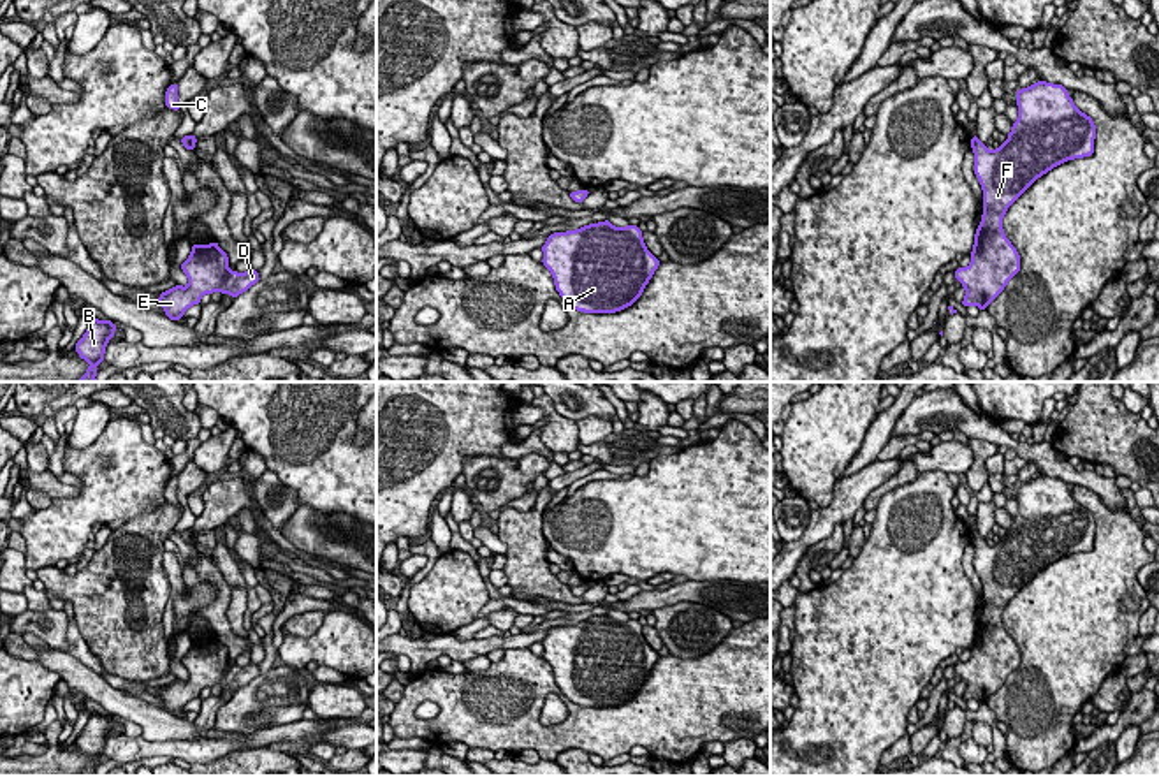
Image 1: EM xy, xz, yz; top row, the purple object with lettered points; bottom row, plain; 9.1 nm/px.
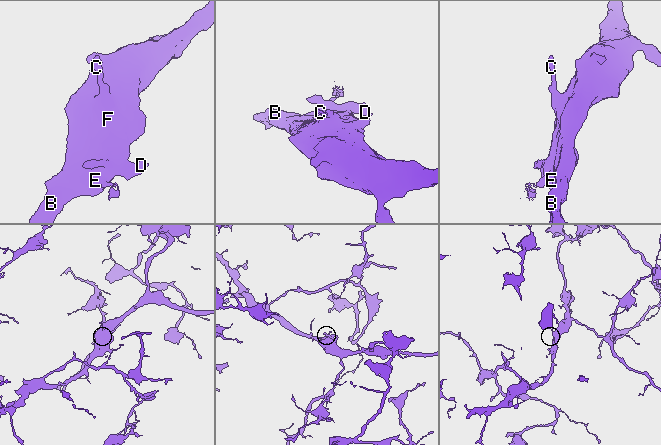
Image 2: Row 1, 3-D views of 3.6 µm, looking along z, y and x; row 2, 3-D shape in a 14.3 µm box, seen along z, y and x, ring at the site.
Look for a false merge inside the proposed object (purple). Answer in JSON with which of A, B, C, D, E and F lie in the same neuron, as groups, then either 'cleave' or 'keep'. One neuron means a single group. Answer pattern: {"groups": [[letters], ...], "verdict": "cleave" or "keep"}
{"groups": [["A", "B", "C", "D", "E", "F"]], "verdict": "keep"}

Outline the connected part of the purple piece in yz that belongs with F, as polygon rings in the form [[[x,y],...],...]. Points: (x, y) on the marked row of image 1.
[[[1038,81],[1017,92],[1018,120],[1008,134],[1004,144],[988,151],[978,135],[971,137],[974,151],[974,174],[983,190],[983,216],[974,234],[971,264],[957,267],[955,278],[966,289],[962,306],[974,304],[980,310],[1004,290],[1008,282],[1020,271],[1020,255],[1004,236],[1002,216],[1008,208],[1043,174],[1073,158],[1094,153],[1096,125],[1090,116],[1082,113],[1062,84]]]

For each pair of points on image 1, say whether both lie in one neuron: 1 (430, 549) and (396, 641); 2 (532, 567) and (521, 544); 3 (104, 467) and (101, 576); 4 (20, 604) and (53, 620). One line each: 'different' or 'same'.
1: different
2: same
3: different
4: different

